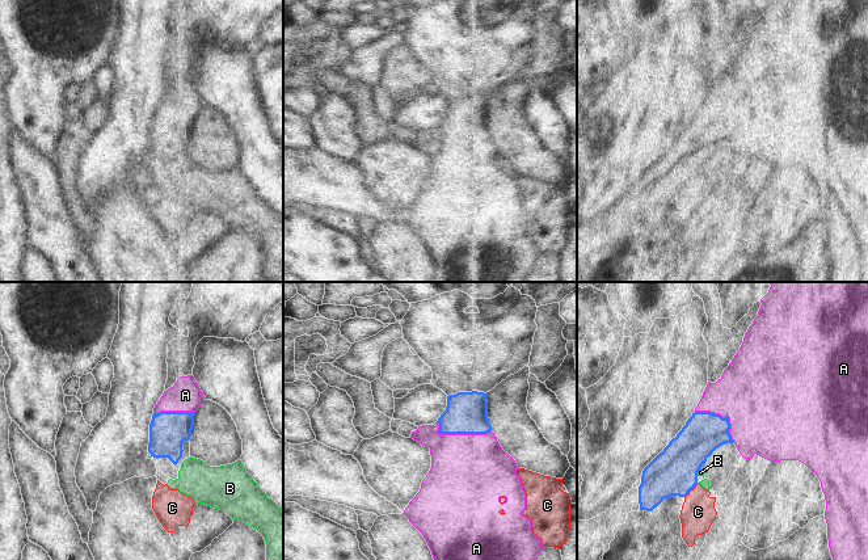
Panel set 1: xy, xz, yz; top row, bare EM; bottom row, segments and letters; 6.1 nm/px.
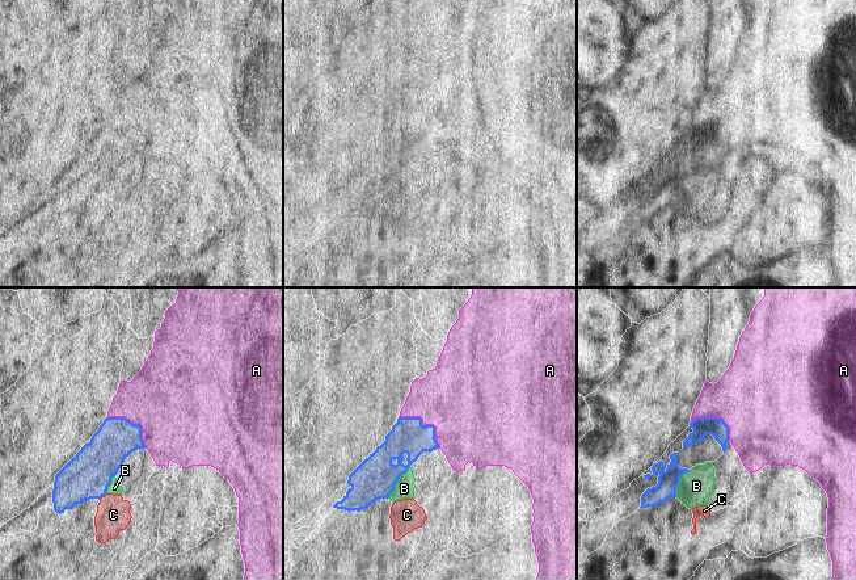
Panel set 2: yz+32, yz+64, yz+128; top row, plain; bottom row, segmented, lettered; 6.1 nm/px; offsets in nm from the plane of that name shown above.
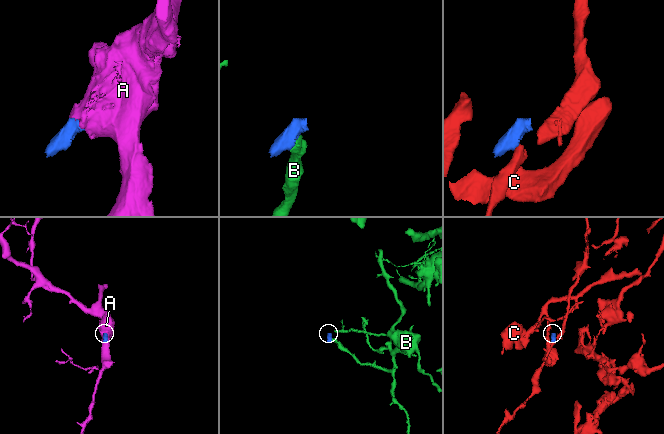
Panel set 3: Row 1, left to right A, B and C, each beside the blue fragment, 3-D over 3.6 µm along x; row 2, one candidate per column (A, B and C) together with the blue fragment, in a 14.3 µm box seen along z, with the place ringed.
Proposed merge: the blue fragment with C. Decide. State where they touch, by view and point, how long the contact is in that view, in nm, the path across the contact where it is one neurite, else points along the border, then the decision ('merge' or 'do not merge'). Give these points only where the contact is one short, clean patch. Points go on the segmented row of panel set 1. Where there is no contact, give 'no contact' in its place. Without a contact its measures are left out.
meets blue in yz at (690, 489); contact 130 nm long; border along yz (698, 483), (685, 497); do not merge

